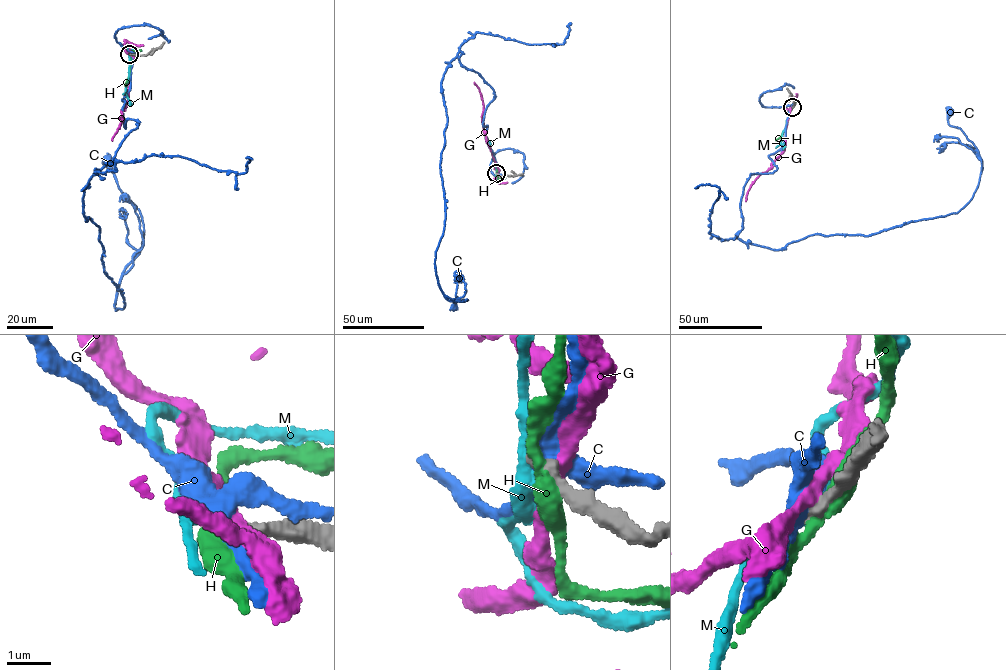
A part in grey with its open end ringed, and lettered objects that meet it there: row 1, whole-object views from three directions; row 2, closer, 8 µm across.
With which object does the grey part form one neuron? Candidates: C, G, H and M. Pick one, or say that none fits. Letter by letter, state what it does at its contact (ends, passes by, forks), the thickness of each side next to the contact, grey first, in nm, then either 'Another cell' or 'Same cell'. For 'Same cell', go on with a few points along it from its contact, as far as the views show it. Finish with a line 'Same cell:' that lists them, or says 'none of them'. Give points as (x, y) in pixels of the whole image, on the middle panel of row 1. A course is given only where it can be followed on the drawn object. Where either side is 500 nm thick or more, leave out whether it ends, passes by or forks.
C: It forks there. Thickness 320 nm (grey) against 400 nm. Another cell
G: It passes by. Thickness 340 nm (grey) against 260 nm. Another cell
H: It passes by. Thickness 360 nm (grey) against 360 nm. Another cell
M: It passes by. Thickness 300 nm (grey) against 280 nm. Another cell
Same cell: none of them

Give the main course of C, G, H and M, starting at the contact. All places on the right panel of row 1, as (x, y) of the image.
C: (792, 107), (768, 155), (777, 169), (743, 188), (736, 236), (774, 250), (958, 211), (981, 159), (950, 111)
G: (792, 107), (785, 129), (784, 151), (771, 168), (755, 179), (746, 201)
H: (792, 107), (785, 128), (776, 140)
M: (792, 107), (781, 142), (783, 149)

